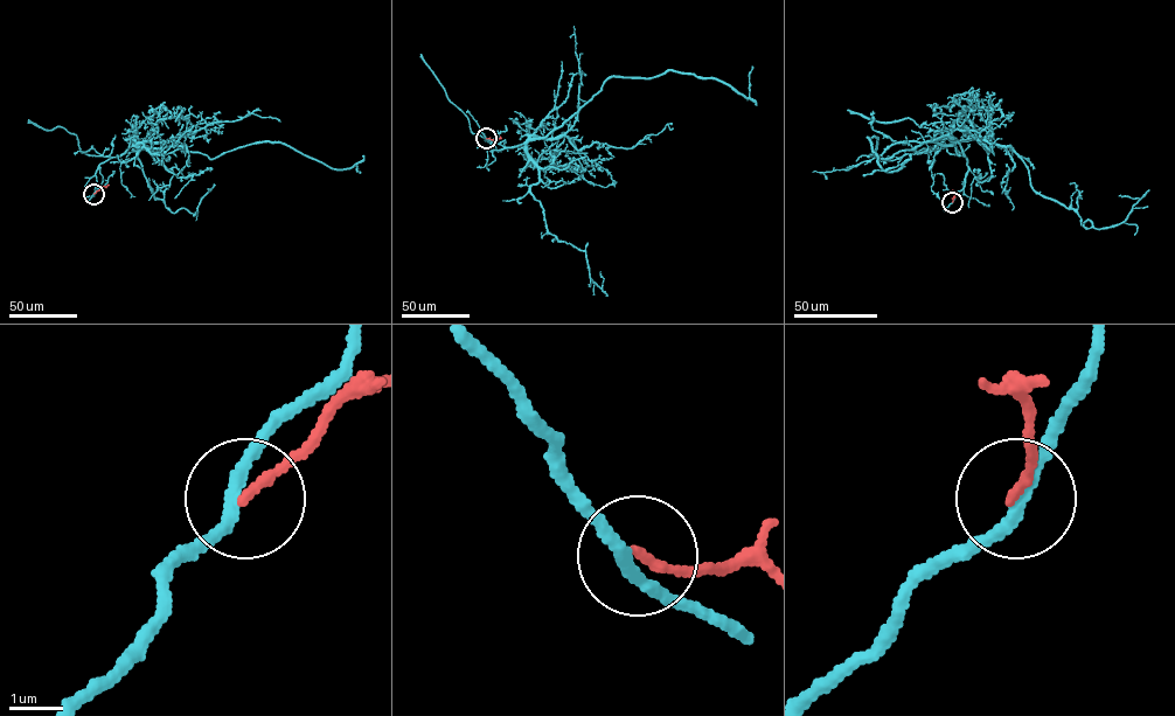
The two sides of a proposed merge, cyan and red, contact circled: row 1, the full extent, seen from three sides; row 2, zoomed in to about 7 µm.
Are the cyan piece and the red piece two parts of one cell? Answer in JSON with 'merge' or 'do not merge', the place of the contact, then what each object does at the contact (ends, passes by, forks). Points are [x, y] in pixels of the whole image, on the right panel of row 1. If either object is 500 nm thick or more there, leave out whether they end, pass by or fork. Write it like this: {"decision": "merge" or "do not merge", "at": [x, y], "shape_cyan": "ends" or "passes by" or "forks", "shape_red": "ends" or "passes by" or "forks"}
{"decision": "do not merge", "at": [952, 202], "shape_cyan": "passes by", "shape_red": "ends"}

